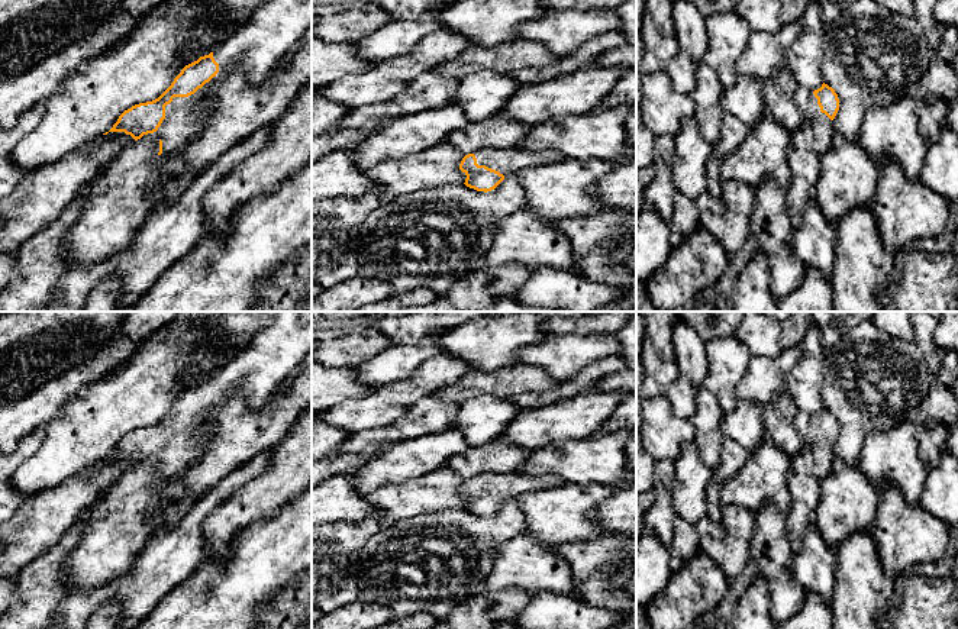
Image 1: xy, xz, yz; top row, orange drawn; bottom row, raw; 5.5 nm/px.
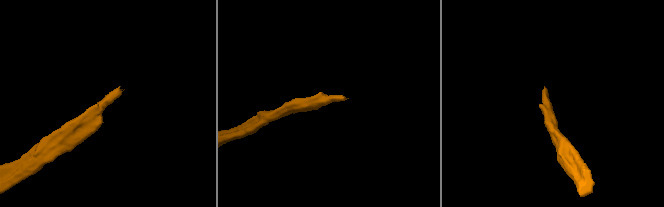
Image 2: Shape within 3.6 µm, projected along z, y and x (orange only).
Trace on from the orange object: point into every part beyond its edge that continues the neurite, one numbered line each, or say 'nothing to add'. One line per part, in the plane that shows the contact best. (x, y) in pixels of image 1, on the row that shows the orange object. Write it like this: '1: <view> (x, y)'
1: xy (252, 50)

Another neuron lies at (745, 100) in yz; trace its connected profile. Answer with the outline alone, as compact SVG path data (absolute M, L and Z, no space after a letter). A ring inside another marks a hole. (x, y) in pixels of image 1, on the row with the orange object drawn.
M738 75L732 87L722 90L720 107L723 114L732 114L748 128L754 128L765 114L770 114L764 83L755 77Z

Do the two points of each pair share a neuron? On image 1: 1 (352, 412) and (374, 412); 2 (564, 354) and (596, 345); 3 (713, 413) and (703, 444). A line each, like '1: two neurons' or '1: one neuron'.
1: one neuron
2: one neuron
3: one neuron

